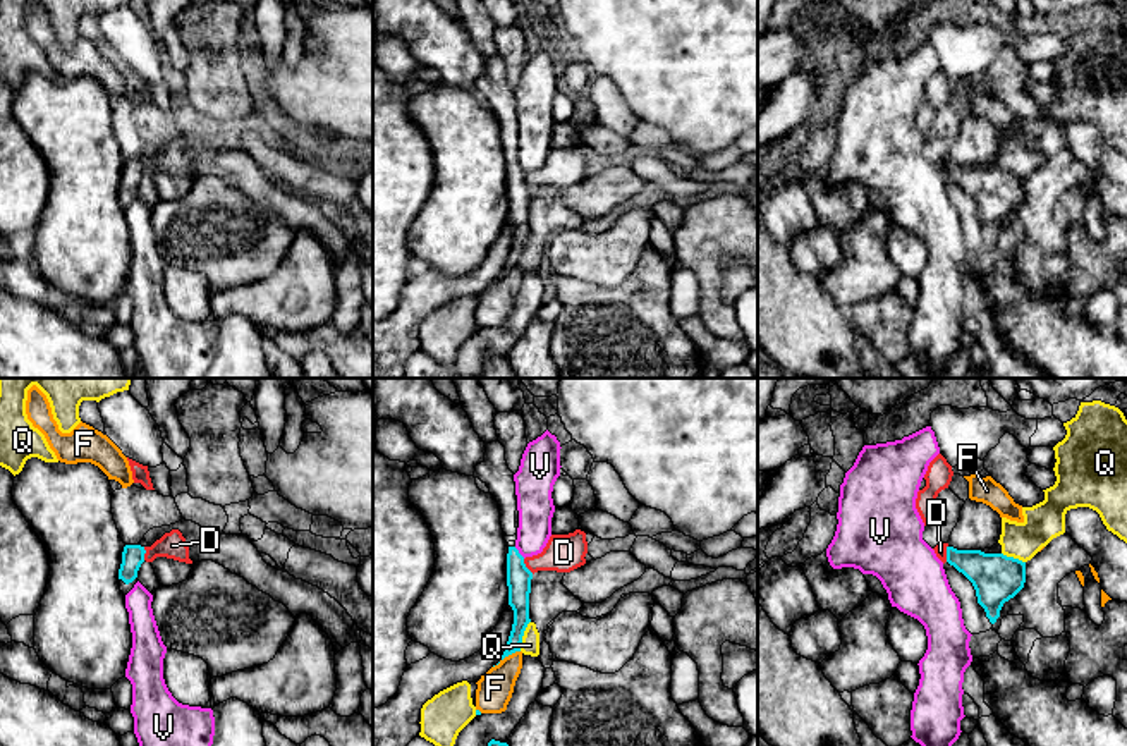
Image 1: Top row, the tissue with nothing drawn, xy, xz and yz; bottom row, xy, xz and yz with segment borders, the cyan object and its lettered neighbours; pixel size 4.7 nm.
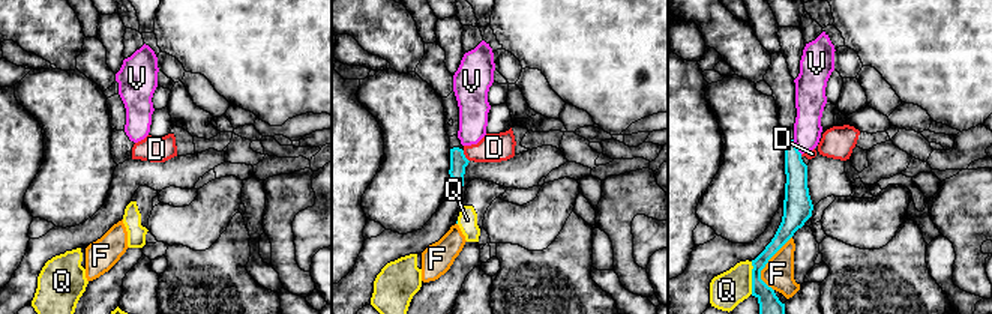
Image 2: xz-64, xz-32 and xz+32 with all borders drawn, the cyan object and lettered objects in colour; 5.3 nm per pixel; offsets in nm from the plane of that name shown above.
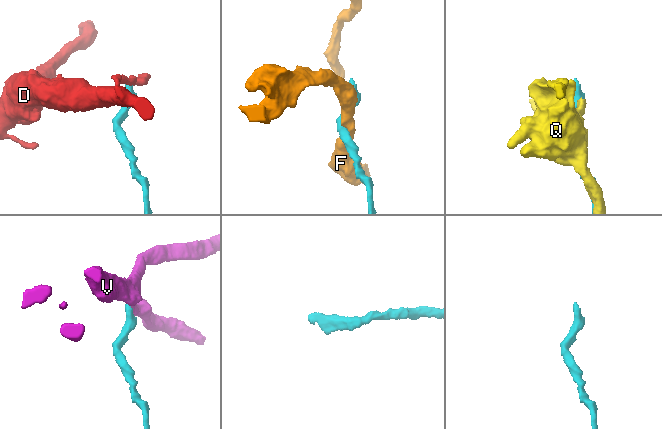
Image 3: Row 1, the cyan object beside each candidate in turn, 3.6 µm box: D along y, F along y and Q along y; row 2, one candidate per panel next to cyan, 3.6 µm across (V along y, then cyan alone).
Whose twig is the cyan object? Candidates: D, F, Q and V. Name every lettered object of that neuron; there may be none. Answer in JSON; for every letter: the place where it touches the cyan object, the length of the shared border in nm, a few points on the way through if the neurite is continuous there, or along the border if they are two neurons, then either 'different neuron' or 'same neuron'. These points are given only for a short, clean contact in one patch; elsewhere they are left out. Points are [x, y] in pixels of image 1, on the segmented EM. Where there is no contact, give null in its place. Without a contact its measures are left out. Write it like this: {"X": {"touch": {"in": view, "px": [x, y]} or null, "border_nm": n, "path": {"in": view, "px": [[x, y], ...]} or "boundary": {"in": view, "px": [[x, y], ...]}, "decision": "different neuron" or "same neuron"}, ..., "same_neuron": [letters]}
{"D": {"touch": {"in": "yz", "px": [947, 554]}, "border_nm": 80, "boundary": {"in": "yz", "px": [[947, 545], [945, 561]]}, "decision": "different neuron"}, "F": {"touch": {"in": "xz", "px": [505, 655]}, "border_nm": 150, "decision": "different neuron"}, "Q": {"touch": {"in": "xz", "px": [523, 635]}, "border_nm": 150, "decision": "different neuron"}, "V": {"touch": {"in": "xz", "px": [517, 552]}, "border_nm": 80, "boundary": {"in": "xz", "px": [[514, 547], [524, 557]]}, "decision": "different neuron"}, "same_neuron": []}

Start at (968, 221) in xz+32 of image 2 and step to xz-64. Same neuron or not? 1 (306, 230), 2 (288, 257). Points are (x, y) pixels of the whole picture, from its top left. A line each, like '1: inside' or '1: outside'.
1: outside
2: inside

